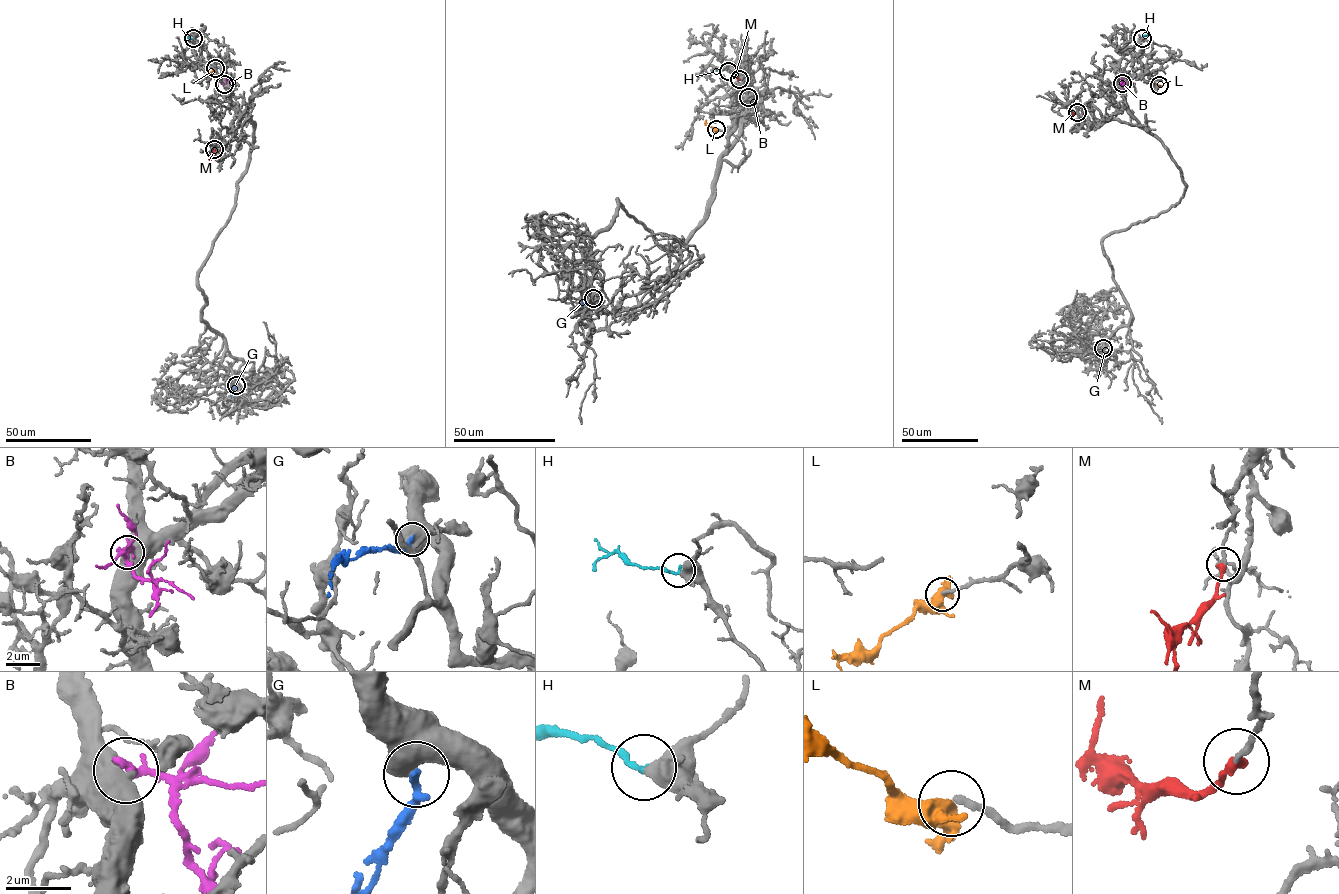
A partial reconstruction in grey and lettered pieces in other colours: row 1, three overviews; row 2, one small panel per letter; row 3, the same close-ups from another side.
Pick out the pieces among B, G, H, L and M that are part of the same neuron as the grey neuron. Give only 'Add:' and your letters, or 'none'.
Add: H, M

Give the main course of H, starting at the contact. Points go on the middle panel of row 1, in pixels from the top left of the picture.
H: (728, 70), (721, 68), (716, 71)

